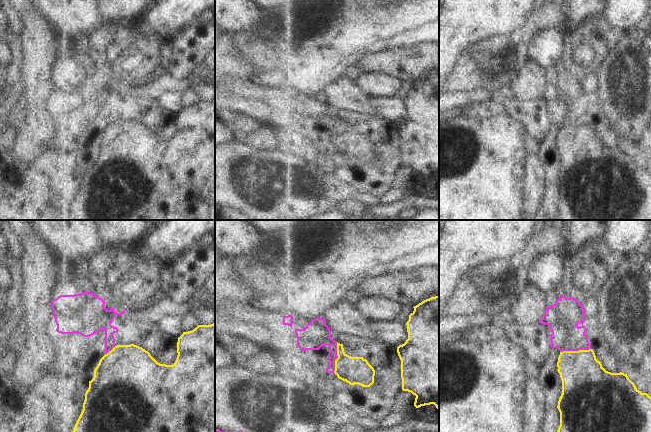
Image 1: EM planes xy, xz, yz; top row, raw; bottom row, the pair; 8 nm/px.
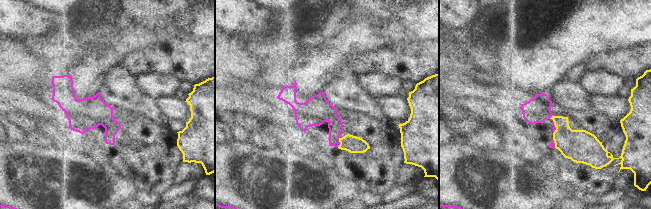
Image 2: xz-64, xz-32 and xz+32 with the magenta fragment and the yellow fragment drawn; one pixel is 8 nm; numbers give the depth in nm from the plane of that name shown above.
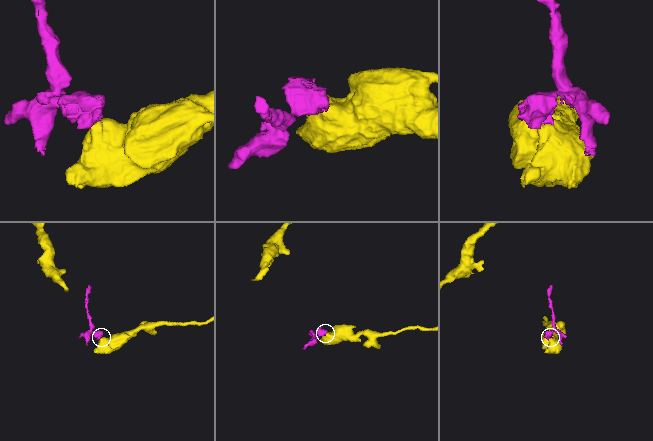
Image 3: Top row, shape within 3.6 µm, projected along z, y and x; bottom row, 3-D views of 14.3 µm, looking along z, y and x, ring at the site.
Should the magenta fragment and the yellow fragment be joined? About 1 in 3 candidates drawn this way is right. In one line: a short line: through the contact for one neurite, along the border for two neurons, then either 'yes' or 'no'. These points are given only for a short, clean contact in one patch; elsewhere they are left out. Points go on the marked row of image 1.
line yz (591, 348), (560, 352); no

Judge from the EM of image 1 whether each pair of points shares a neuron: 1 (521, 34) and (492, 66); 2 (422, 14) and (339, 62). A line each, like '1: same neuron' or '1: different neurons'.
1: same neuron
2: same neuron

